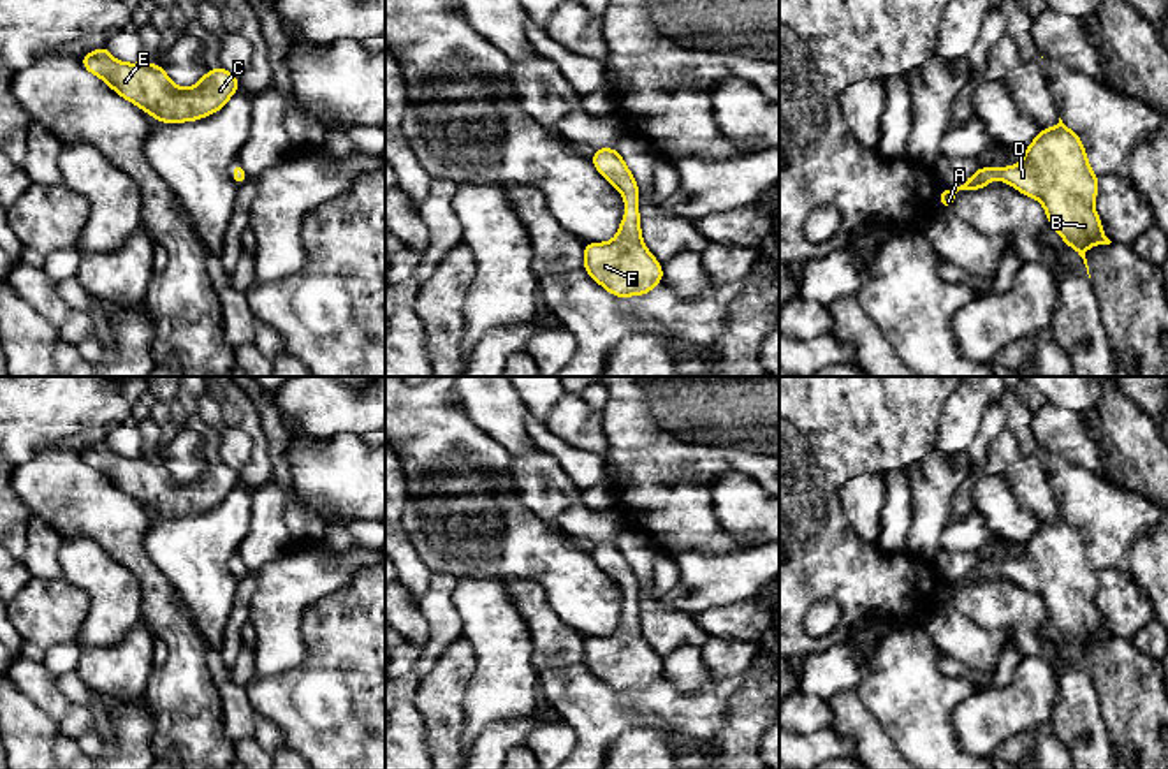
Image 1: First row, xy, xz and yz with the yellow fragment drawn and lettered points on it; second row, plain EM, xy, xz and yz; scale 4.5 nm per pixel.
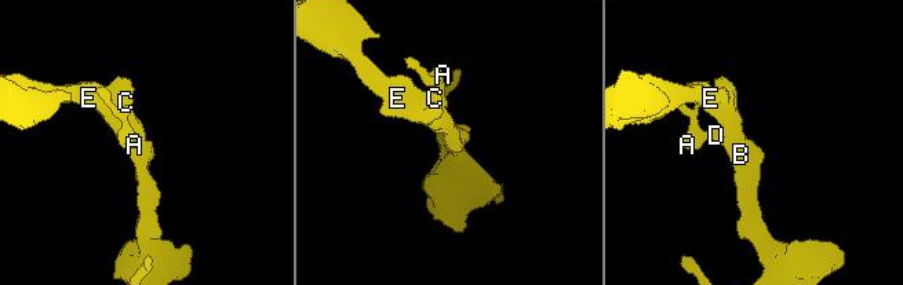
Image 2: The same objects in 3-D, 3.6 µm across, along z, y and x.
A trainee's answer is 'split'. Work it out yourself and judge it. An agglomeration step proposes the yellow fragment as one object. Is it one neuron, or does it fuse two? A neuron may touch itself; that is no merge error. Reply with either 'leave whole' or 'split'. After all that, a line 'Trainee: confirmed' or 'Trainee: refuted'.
leave whole
Trainee: refuted

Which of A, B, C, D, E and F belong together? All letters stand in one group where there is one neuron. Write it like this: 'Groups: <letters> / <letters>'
Groups: A B C D E F

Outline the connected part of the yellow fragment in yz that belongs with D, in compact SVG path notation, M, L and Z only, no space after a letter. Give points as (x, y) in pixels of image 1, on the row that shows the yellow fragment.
M1059 118L1059 123L1054 127L1054 128L1040 128L1040 134L1038 137L1026 148L1026 153L1024 153L1024 158L1017 164L1017 165L1011 165L1011 167L980 167L969 179L966 179L960 187L957 188L943 188L941 194L939 194L939 206L941 208L952 208L953 206L953 199L957 195L959 190L964 190L964 192L971 192L971 190L978 190L978 188L983 188L987 187L992 179L1003 179L1004 183L1011 185L1013 188L1017 188L1018 192L1022 192L1024 195L1031 197L1031 199L1038 199L1043 208L1045 208L1045 213L1048 216L1048 223L1050 227L1066 241L1066 245L1069 248L1075 248L1078 252L1078 255L1084 259L1084 264L1087 267L1087 275L1089 275L1089 266L1087 266L1087 259L1085 259L1085 252L1091 245L1110 245L1112 241L1103 234L1103 229L1101 229L1101 220L1094 209L1094 201L1096 201L1096 195L1098 195L1098 176L1094 174L1092 167L1089 165L1087 162L1087 153L1085 153L1085 148L1080 141L1080 137L1071 132L1064 123L1062 120Z

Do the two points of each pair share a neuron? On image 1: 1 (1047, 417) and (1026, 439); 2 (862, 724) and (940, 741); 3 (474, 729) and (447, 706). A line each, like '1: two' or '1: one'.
1: two
2: two
3: two

